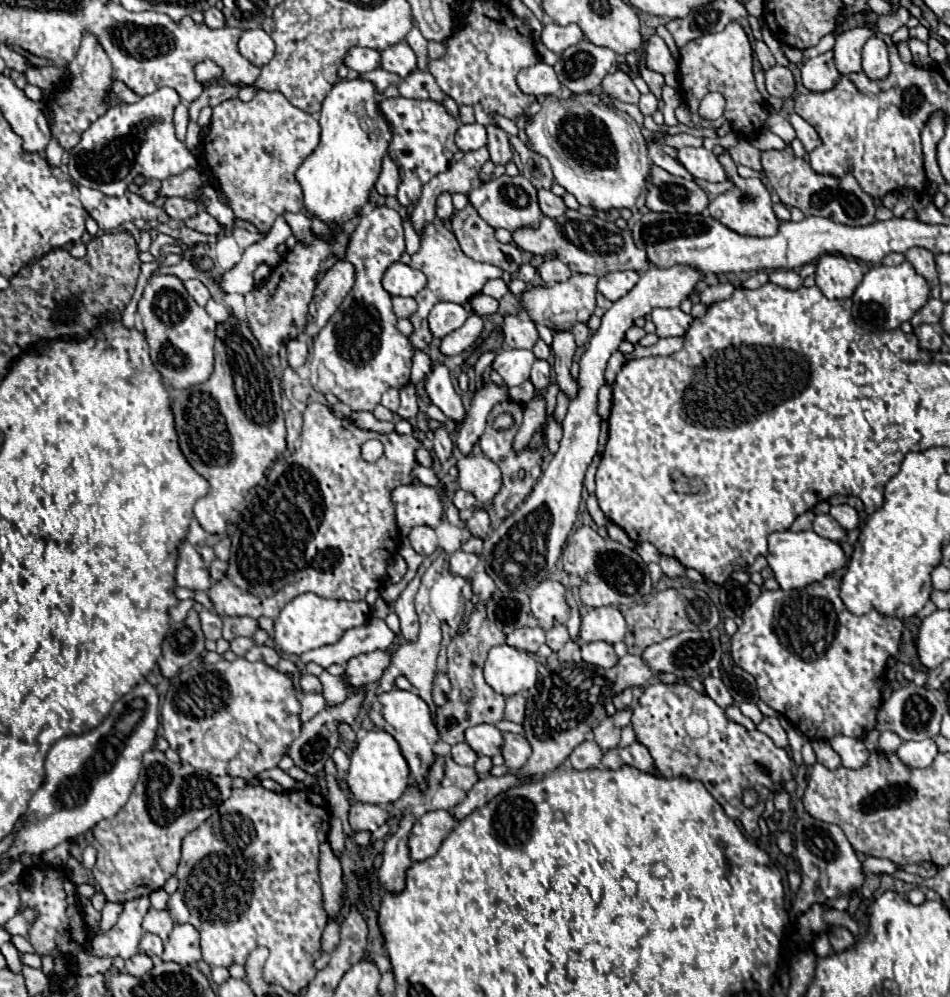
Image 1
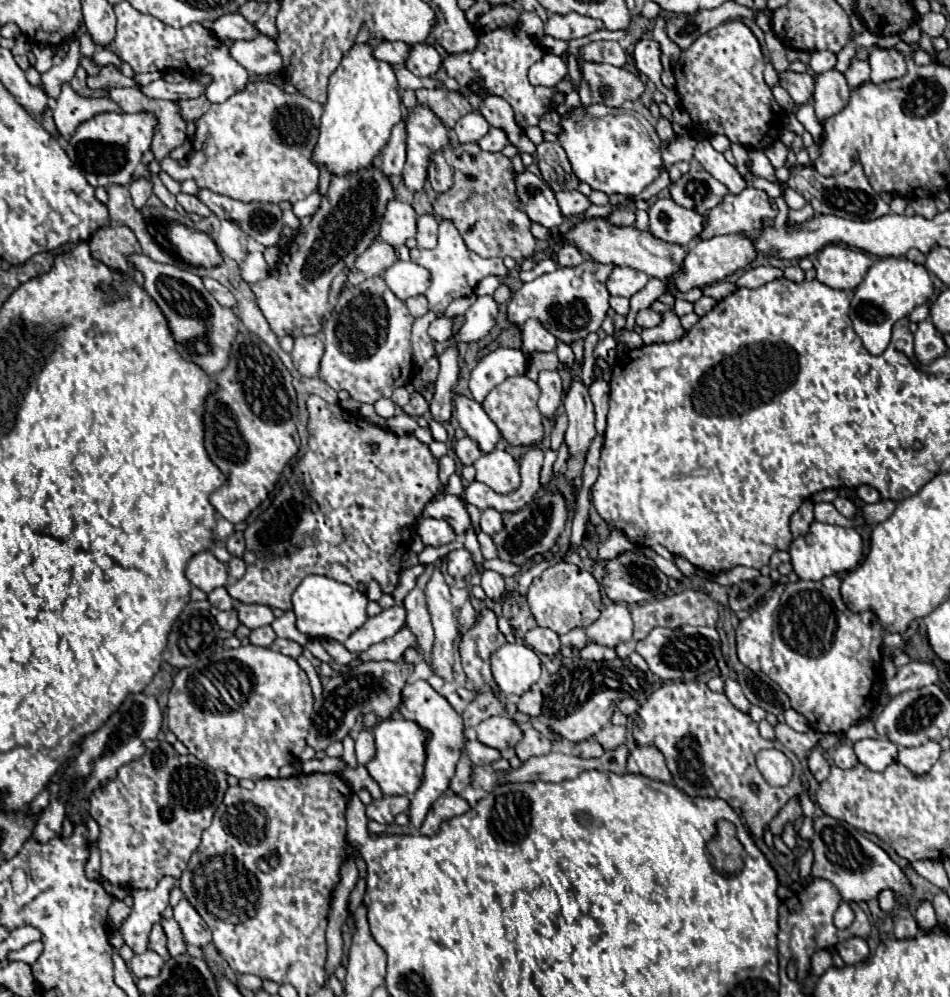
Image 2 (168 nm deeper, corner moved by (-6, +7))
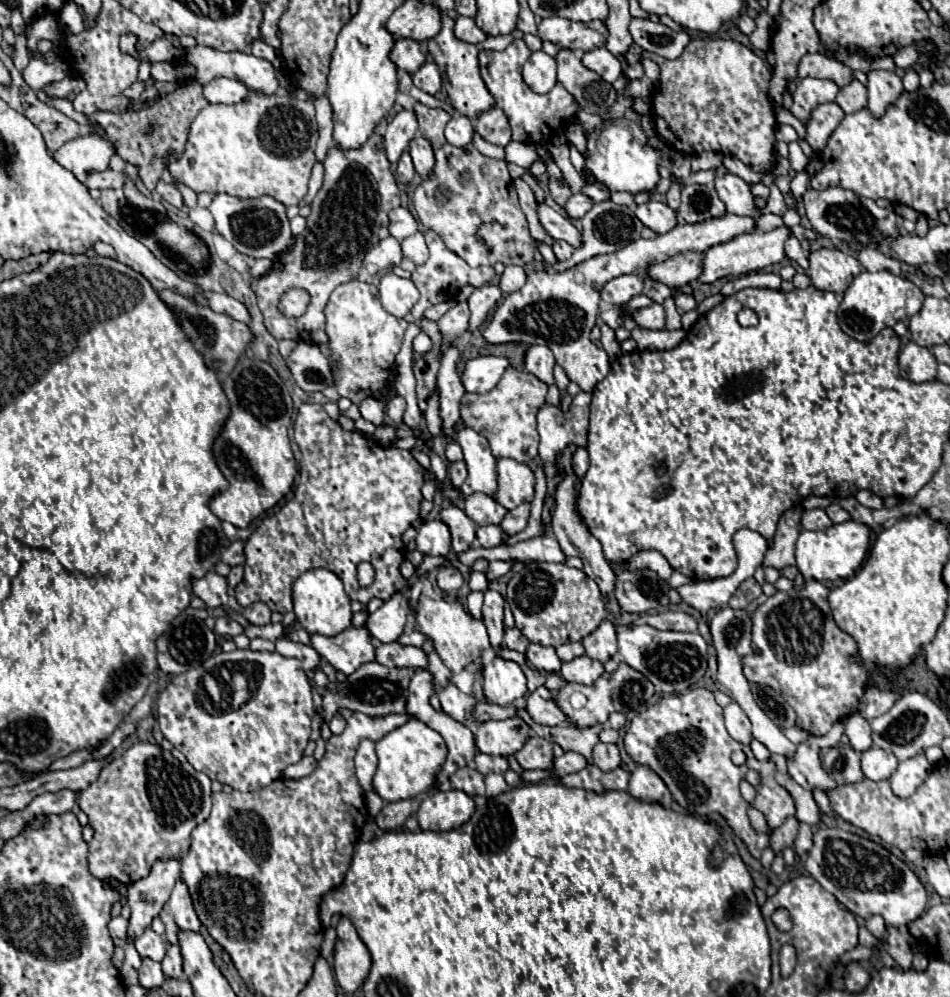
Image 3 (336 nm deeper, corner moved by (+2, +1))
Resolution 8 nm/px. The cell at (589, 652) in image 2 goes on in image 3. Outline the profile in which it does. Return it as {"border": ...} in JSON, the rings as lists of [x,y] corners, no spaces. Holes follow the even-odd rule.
{"border":[[[588,656],[574,658],[570,662],[562,662],[560,674],[568,682],[578,682],[578,684],[592,684],[600,674],[604,674],[604,666],[598,660],[592,660]]]}

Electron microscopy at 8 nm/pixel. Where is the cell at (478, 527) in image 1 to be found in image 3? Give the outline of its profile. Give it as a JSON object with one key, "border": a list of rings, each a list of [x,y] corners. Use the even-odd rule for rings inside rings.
{"border":[[[478,526],[476,540],[482,548],[494,548],[502,544],[502,528],[500,526]]]}

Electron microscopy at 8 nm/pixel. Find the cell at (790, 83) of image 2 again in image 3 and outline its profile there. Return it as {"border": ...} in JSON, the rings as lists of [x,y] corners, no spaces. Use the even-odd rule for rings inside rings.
{"border":[[[804,78],[798,82],[796,92],[792,94],[794,104],[790,112],[800,120],[806,122],[810,116],[810,110],[818,104],[832,102],[838,94],[838,84],[832,80],[818,80],[818,78]]]}

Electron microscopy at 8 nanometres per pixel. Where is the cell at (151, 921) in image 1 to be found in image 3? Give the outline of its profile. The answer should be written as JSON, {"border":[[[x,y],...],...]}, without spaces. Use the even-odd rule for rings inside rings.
{"border":[[[170,944],[166,950],[166,956],[162,960],[162,970],[168,978],[182,978],[184,970],[182,970],[182,954],[180,954],[180,946],[178,944]]]}

